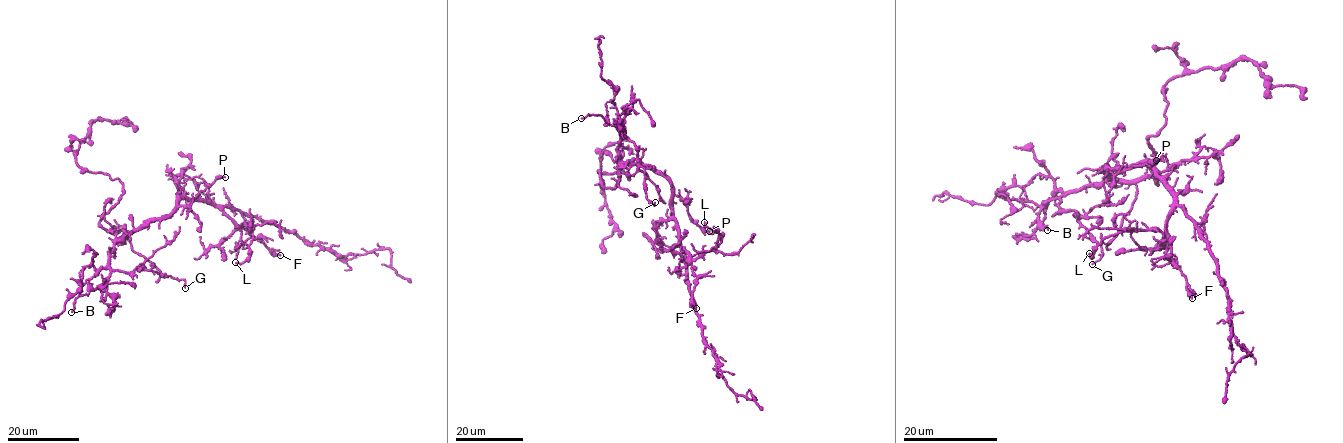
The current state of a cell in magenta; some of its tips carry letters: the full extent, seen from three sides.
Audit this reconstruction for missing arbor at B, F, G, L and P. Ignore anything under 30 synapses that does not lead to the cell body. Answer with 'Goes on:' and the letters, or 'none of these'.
Goes on: none of these

